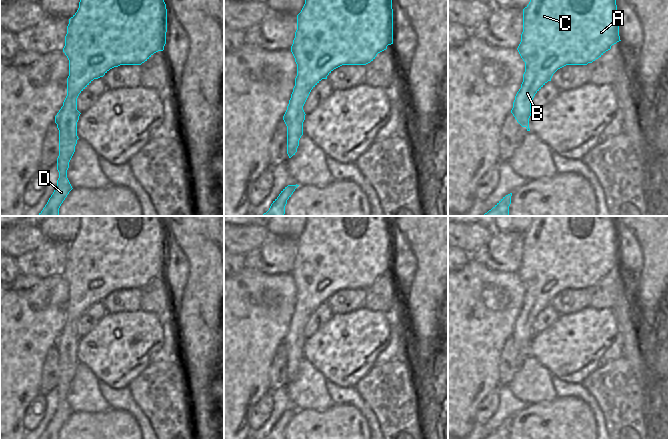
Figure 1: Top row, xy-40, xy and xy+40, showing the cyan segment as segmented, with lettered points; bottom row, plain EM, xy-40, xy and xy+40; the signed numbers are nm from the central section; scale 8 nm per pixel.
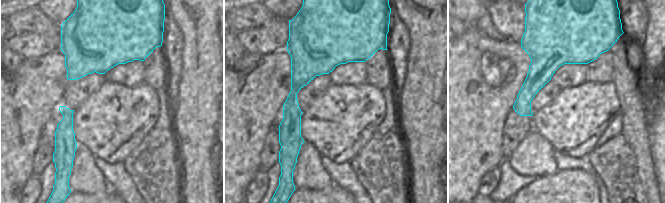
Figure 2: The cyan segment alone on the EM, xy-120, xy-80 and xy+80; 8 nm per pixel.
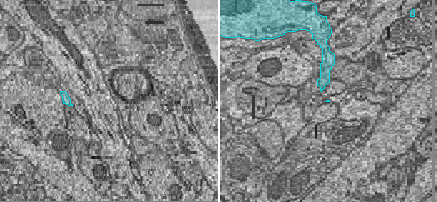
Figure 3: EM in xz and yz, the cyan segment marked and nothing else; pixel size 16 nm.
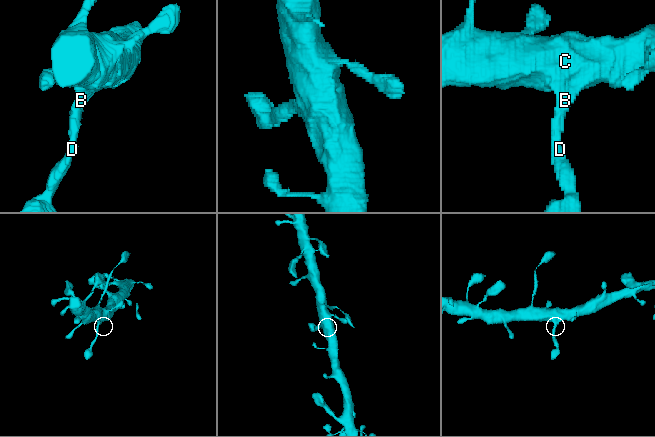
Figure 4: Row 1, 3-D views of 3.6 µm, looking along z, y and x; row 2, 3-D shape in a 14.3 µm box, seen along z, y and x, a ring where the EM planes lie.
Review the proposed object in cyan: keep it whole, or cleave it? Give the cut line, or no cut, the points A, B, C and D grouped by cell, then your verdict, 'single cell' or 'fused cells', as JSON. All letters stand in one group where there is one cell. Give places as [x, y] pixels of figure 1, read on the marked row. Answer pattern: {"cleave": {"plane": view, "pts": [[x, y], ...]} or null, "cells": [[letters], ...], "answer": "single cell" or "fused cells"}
{"cleave": null, "cells": [["A", "B", "C", "D"]], "answer": "single cell"}

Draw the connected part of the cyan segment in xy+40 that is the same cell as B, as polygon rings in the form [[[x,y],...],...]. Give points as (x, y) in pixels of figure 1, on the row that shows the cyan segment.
[[[530,0],[523,9],[523,32],[517,48],[525,62],[523,82],[511,110],[517,122],[530,131],[531,102],[558,69],[592,63],[619,41],[616,0]]]

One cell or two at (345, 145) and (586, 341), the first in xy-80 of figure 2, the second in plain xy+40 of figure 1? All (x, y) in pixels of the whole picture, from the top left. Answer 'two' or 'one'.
one

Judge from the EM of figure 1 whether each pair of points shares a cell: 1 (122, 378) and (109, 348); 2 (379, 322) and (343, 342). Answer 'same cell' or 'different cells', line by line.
1: same cell
2: same cell

